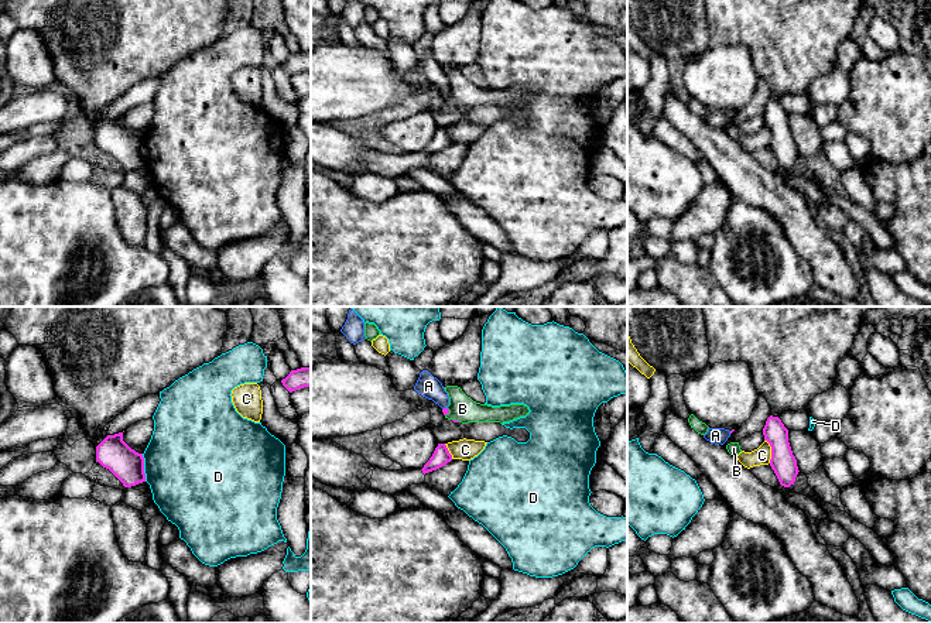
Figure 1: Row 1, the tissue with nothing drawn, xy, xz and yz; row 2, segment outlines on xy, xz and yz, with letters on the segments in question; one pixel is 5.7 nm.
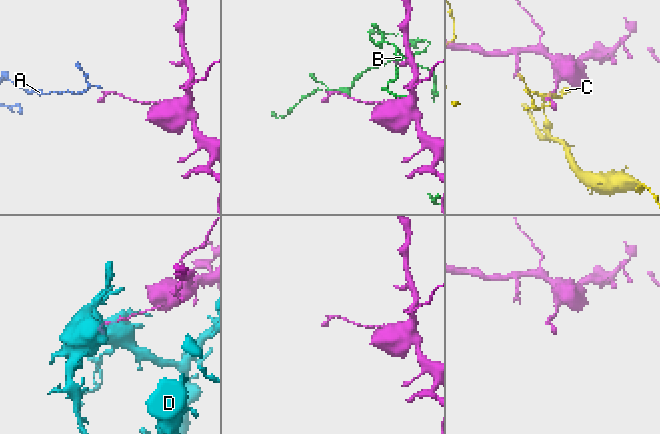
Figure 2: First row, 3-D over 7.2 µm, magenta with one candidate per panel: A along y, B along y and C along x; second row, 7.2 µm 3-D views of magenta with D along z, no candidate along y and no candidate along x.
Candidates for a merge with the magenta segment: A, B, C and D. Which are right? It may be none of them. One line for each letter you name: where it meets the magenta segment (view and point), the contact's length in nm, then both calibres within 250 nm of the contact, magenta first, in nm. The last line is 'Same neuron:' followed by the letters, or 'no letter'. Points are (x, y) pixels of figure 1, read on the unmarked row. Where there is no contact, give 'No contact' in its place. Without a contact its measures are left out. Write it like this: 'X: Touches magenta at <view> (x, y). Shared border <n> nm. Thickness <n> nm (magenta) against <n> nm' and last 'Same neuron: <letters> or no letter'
A: Touches magenta at xz (444, 92). Shared border 30 nm. Thickness 40 nm (magenta) against 130 nm
Same neuron: A

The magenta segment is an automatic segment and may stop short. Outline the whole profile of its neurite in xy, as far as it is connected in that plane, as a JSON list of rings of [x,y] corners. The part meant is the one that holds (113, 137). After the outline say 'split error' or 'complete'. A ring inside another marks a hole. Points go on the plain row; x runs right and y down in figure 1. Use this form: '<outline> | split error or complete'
[[[123,116],[107,119],[96,130],[96,146],[109,153],[124,171],[146,165],[143,137],[123,124]]] | complete

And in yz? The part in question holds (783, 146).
[[[770,99],[763,112],[764,124],[771,130],[770,150],[784,171],[794,168],[798,158],[797,143],[788,126],[788,113],[778,100]]] | complete

